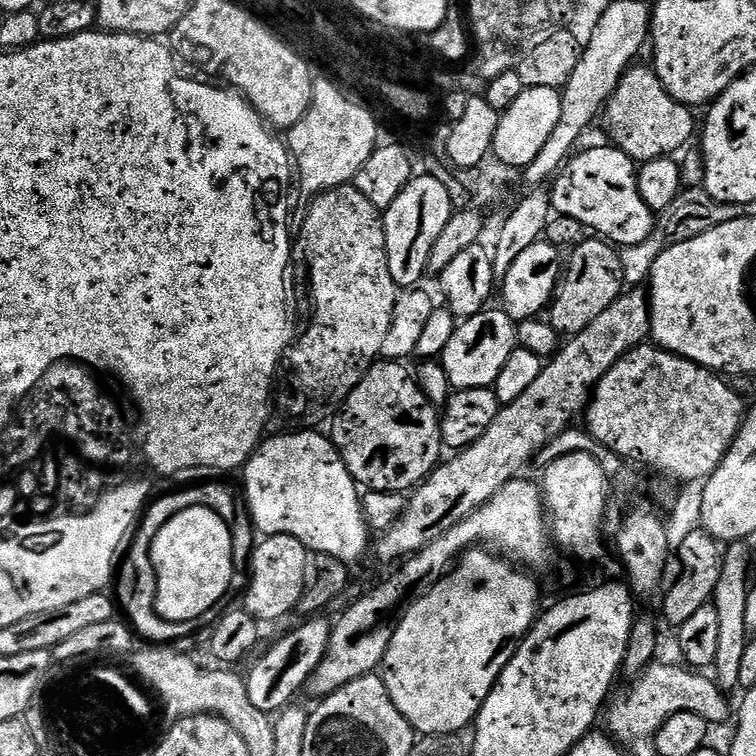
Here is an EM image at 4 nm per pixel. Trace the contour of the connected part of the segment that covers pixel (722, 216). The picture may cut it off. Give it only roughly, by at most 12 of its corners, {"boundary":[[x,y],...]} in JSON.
{"boundary":[[696,186],[656,216],[644,242],[619,249],[625,285],[640,286],[670,246],[753,215]]}

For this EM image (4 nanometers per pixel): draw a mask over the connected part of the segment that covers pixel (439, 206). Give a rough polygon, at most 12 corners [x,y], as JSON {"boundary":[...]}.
{"boundary":[[427,174],[383,209],[390,278],[415,288],[452,213]]}

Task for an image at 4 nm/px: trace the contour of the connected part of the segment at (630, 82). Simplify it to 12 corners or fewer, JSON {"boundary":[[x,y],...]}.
{"boundary":[[632,66],[602,112],[634,161],[672,156],[697,131],[651,67]]}

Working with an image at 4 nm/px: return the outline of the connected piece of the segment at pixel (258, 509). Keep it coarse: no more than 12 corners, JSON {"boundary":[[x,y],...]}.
{"boundary":[[269,435],[244,465],[261,537],[355,565],[361,489],[327,435]]}

